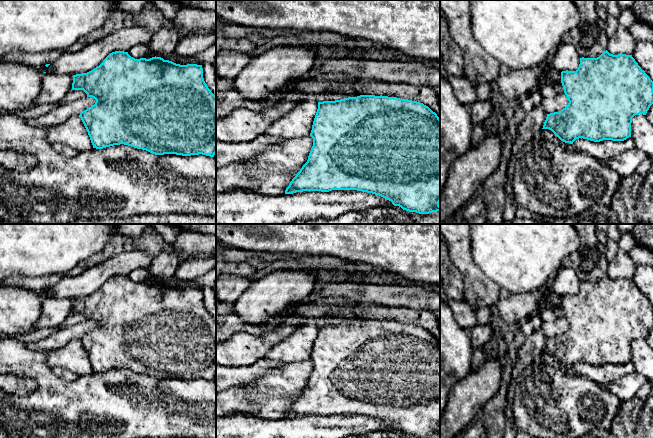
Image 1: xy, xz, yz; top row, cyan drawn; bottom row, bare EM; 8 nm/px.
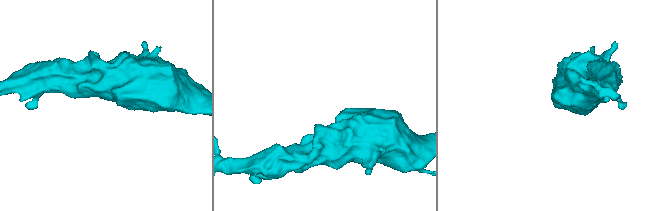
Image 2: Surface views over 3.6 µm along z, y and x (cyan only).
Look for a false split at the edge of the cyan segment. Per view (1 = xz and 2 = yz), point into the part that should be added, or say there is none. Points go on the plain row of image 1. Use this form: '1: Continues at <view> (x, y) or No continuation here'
1: No continuation here
2: No continuation here

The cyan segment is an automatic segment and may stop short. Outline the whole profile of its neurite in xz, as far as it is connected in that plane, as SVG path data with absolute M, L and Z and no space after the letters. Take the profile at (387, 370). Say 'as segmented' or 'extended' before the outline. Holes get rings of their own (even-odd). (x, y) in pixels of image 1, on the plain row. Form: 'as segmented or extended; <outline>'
as segmented; M375 319L318 326L310 360L313 370L308 384L285 418L357 414L379 419L409 436L429 438L440 435L440 342L423 327Z

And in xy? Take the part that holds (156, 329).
as segmented; M115 275L93 294L73 299L72 314L83 314L87 321L96 324L79 339L93 372L124 368L155 379L202 378L214 381L216 378L216 320L204 305L202 289L180 289L156 280L135 283L128 276Z

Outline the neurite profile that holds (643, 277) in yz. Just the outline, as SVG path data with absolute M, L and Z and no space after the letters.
M635 265L635 273L632 281L653 305L653 267Z

